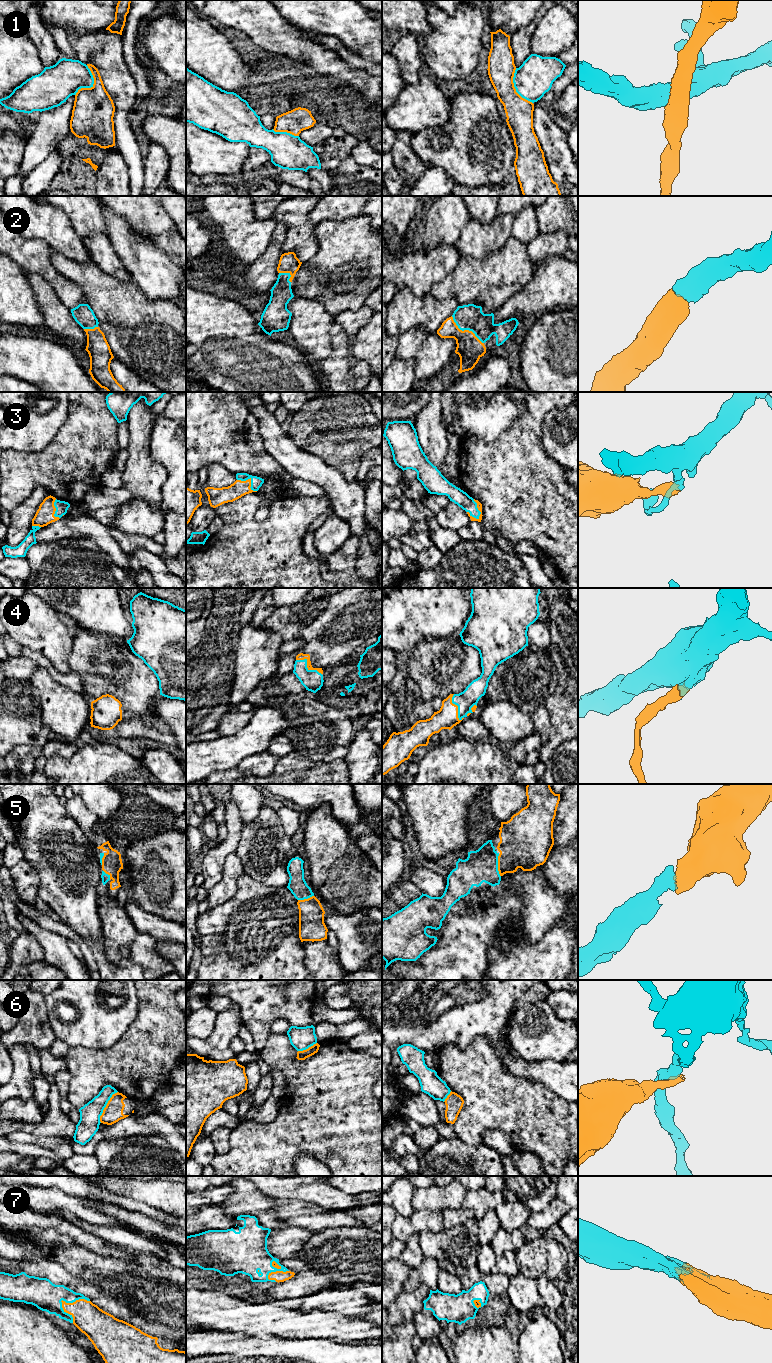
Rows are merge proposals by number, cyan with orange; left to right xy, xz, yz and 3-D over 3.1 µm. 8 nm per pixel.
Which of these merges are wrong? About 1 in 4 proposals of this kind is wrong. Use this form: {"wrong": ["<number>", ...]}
{"wrong": ["1", "3", "6"]}

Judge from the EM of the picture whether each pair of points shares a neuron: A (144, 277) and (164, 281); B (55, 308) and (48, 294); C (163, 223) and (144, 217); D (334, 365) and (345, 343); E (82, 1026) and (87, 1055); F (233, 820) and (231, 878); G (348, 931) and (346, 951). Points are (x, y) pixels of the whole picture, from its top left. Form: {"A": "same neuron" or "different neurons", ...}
{"A": "same neuron", "B": "same neuron", "C": "same neuron", "D": "same neuron", "E": "different neurons", "F": "different neurons", "G": "same neuron"}

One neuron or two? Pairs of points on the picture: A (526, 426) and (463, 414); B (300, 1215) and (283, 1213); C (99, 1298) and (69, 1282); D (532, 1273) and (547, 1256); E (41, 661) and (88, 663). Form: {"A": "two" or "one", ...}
{"A": "two", "B": "one", "C": "one", "D": "one", "E": "two"}

